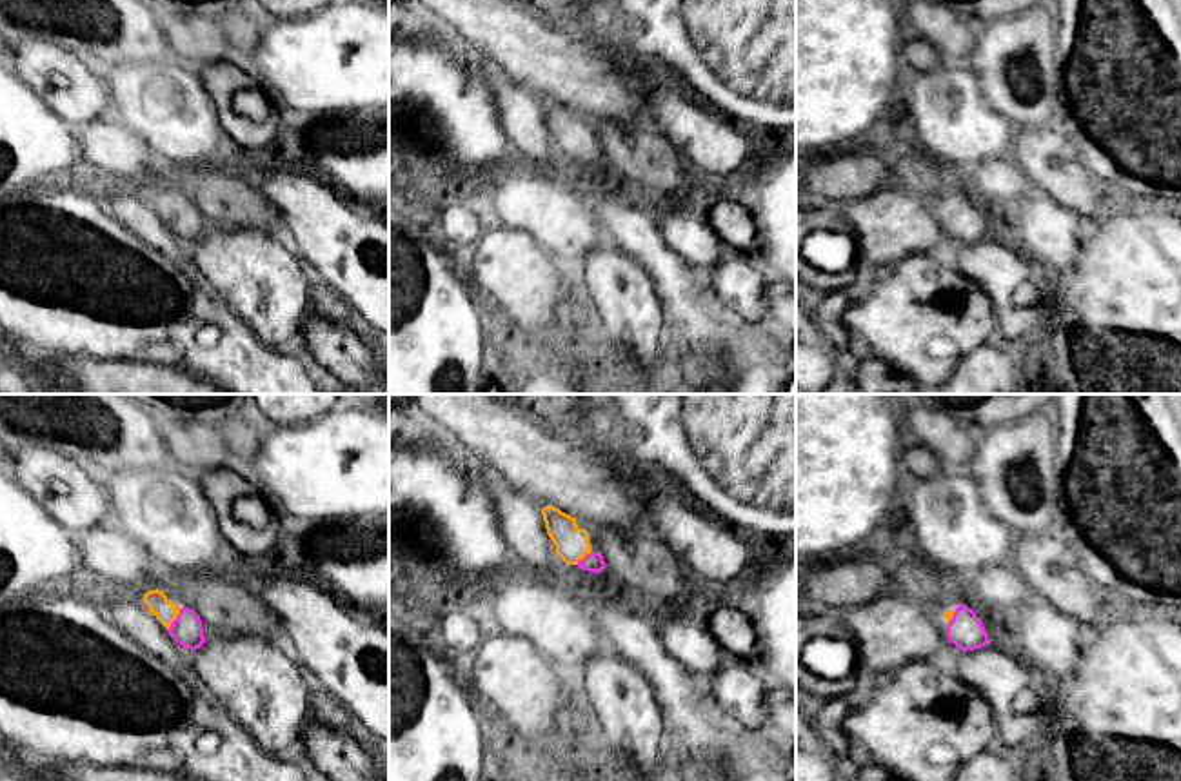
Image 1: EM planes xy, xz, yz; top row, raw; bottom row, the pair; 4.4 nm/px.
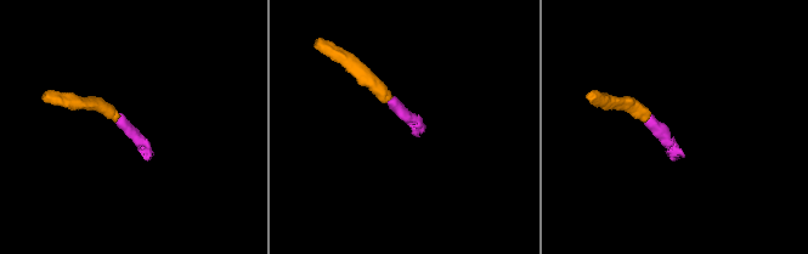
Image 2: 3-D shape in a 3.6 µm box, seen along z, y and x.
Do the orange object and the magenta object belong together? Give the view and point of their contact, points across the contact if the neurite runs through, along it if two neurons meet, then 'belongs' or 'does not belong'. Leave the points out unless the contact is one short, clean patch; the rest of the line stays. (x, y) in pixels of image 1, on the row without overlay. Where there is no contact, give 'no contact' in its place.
meets orange in xy at (175, 211); runs through xy (166, 204), (175, 211), (186, 222); belongs

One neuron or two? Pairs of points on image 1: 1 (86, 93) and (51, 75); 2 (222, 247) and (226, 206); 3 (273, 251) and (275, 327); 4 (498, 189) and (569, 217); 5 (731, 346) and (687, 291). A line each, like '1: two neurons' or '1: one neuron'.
1: one neuron
2: two neurons
3: one neuron
4: one neuron
5: one neuron

